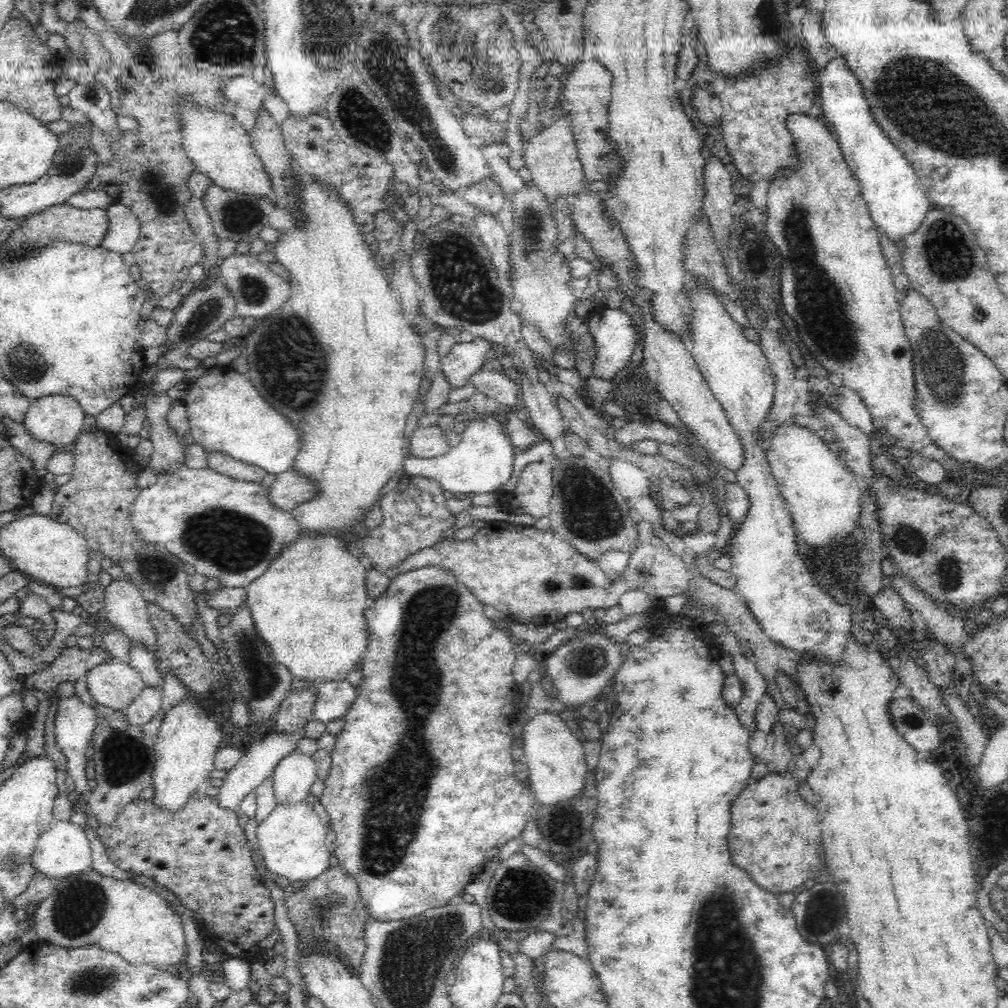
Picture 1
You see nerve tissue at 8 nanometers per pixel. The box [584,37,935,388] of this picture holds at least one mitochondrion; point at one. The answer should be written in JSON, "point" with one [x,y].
{"point":[819,305]}

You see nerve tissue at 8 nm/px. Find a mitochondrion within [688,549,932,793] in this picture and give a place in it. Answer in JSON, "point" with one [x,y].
{"point":[913,720]}

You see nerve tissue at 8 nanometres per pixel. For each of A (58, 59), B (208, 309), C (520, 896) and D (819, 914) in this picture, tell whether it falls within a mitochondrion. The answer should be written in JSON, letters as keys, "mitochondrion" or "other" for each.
{"A":"other","B":"mitochondrion","C":"mitochondrion","D":"mitochondrion"}

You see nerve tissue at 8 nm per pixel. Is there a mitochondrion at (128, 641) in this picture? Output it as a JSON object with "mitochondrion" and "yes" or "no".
{"mitochondrion":"no"}

